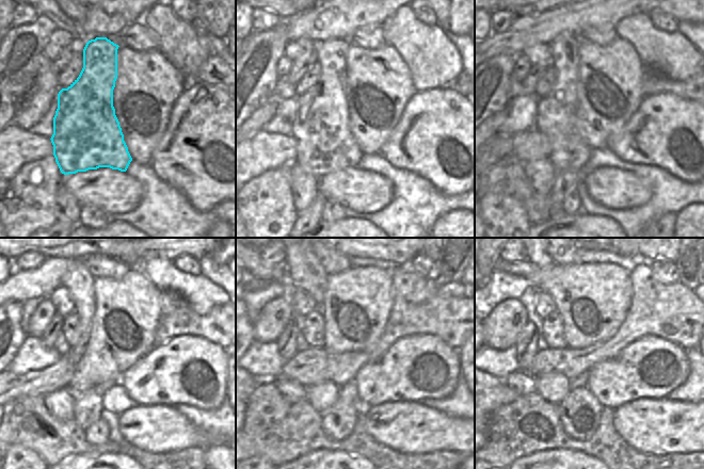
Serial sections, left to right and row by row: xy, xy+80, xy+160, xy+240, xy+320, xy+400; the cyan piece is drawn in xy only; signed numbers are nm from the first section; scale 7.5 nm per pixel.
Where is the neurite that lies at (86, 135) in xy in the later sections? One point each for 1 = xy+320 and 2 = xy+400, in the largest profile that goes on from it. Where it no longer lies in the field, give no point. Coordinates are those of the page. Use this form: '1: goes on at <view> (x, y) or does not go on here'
1: goes on at xy+320 (303, 270)
2: goes on at xy+400 (541, 259)

